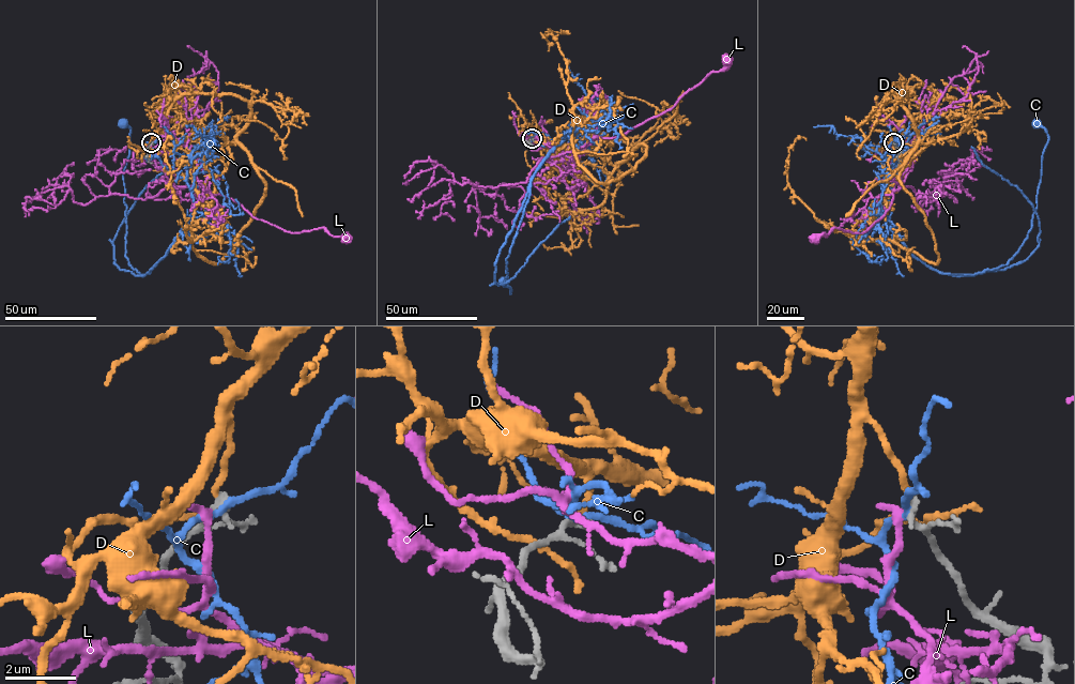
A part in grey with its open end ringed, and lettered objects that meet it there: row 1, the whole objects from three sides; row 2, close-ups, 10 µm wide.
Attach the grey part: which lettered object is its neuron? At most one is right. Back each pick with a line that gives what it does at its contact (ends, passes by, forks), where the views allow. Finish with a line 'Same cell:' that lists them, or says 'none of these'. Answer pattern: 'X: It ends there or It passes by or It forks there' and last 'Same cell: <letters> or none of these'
D: It passes by
Same cell: D

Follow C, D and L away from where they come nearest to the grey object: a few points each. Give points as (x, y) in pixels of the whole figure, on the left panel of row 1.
C: (151, 142), (162, 164), (187, 183), (195, 215), (141, 274), (125, 256), (125, 124)
D: (151, 141), (183, 94), (248, 103), (212, 207), (195, 207), (194, 240), (169, 182), (168, 139)
L: (151, 142), (156, 151), (190, 164), (205, 190), (237, 201), (258, 219), (292, 233), (324, 228), (348, 237)

